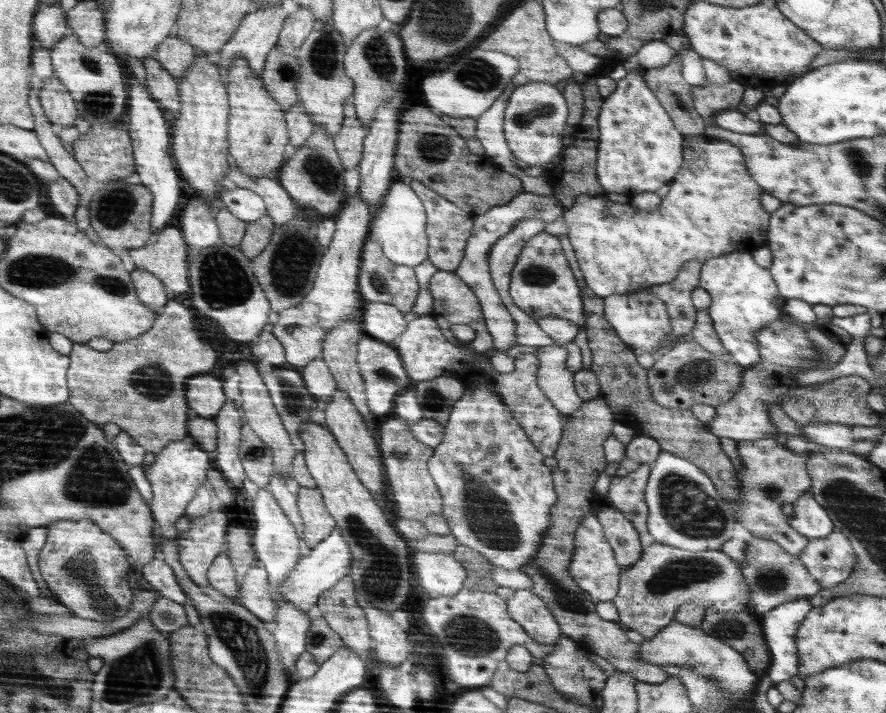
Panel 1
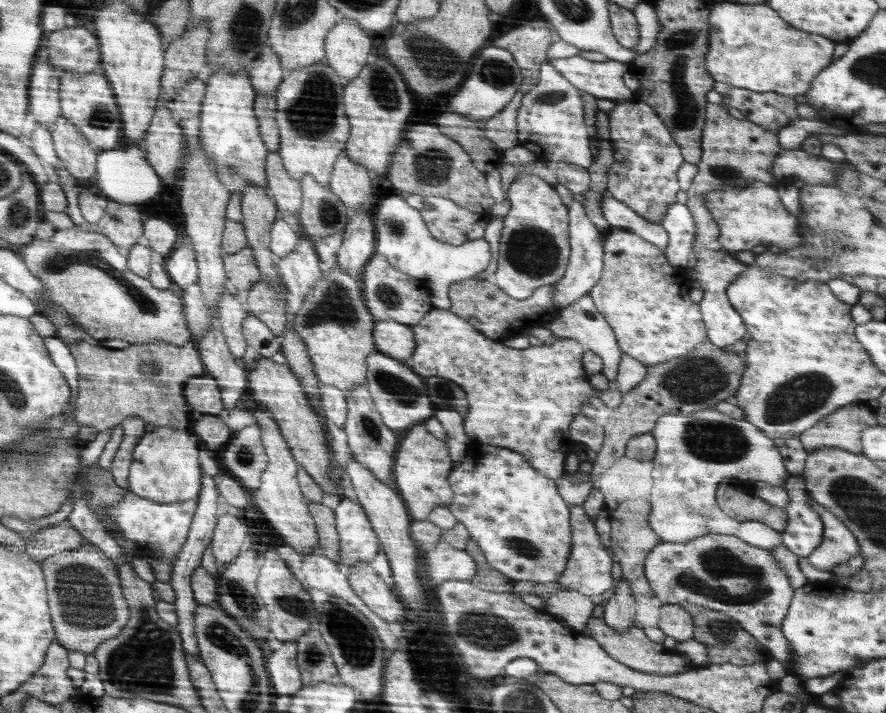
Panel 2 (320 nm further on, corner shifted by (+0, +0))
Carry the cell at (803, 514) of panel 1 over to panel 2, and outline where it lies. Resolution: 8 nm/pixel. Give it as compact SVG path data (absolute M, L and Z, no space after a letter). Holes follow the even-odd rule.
M790 475L784 486L788 496L789 503L785 511L788 517L788 526L784 528L781 534L781 542L786 545L786 548L796 554L797 557L807 558L809 554L820 544L823 540L823 522L820 518L819 512L816 512L809 505L808 493L806 493L805 480L802 476Z

